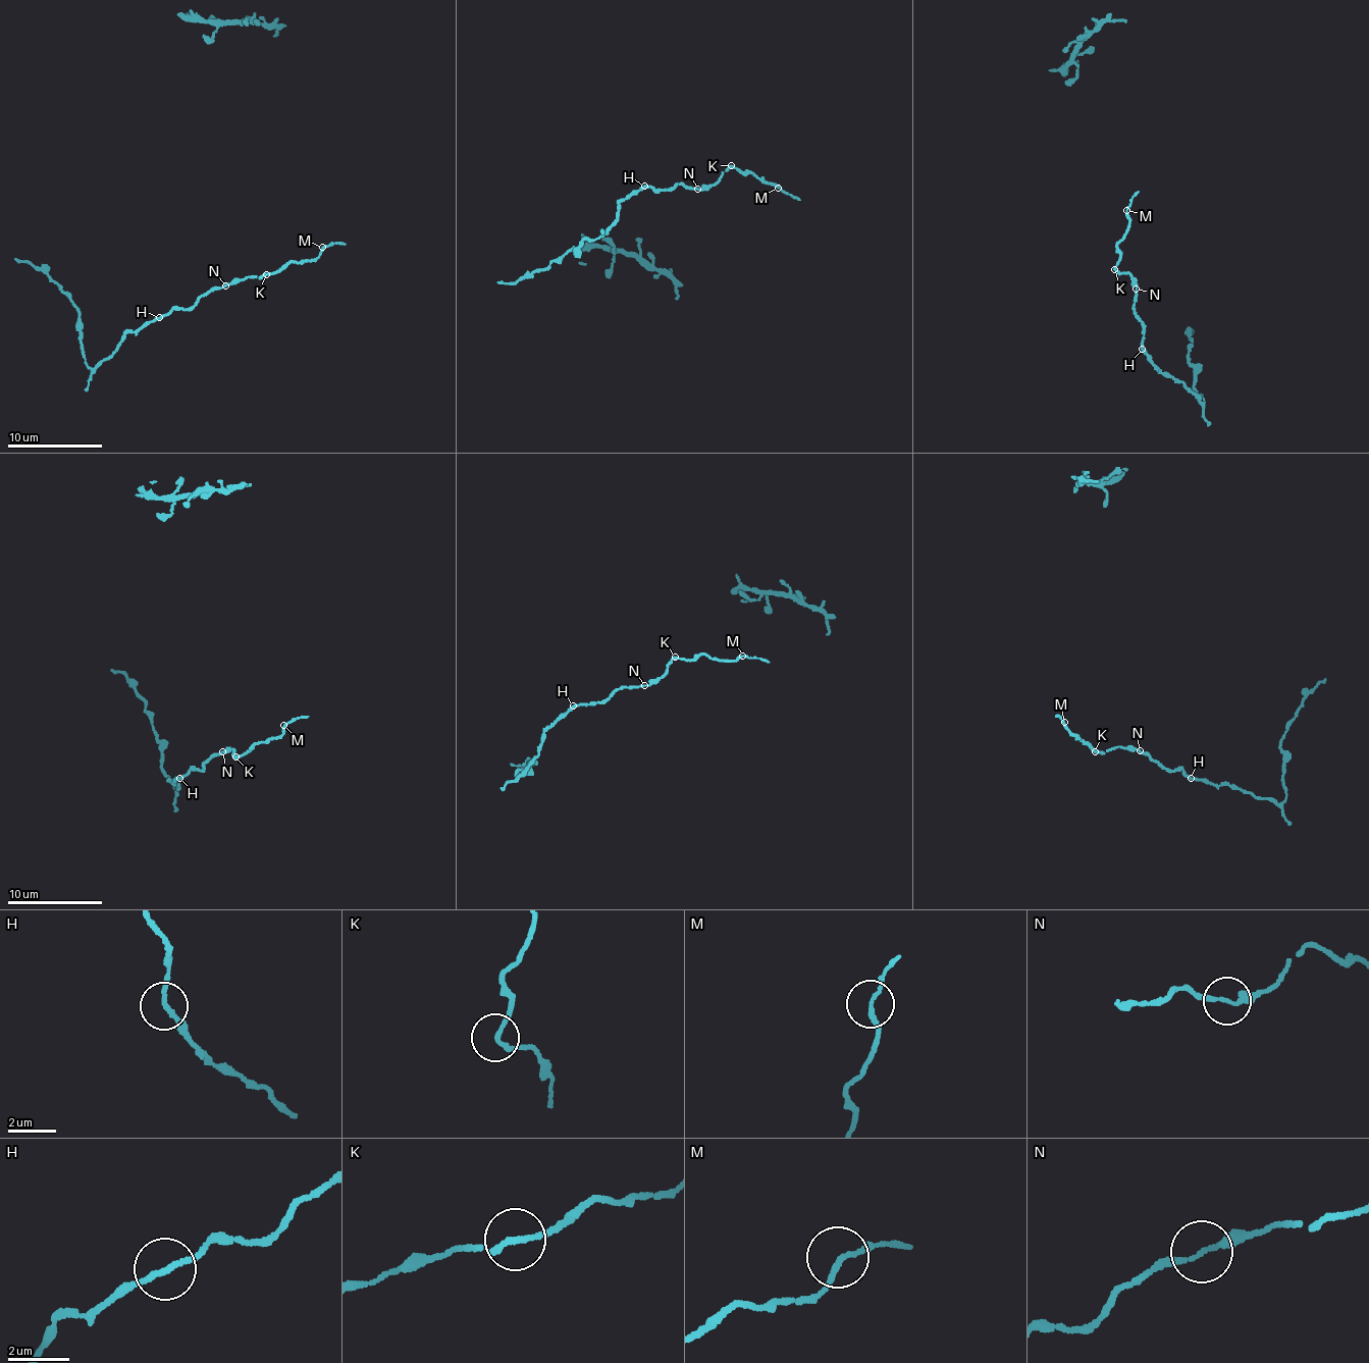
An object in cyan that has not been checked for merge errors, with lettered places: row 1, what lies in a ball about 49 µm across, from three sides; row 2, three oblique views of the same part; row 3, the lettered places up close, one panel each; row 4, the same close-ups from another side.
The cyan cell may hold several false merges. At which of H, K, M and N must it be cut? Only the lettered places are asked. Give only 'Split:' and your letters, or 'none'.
Split: none

